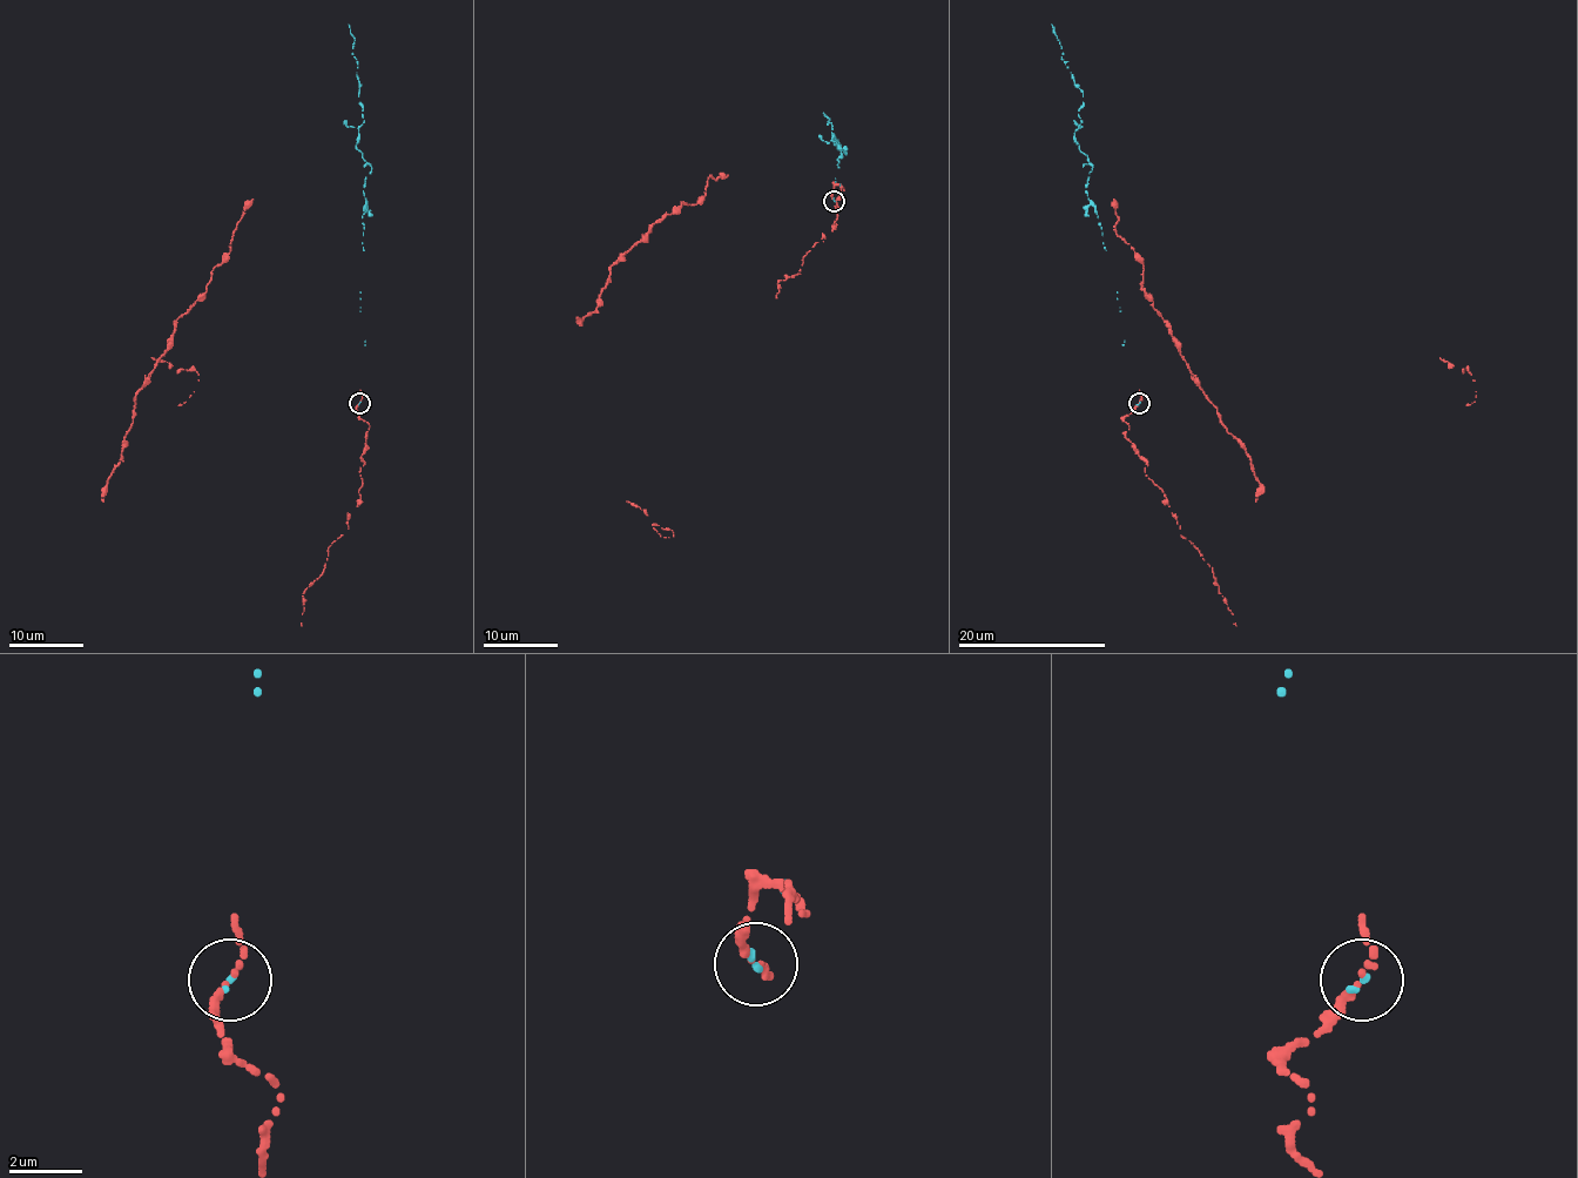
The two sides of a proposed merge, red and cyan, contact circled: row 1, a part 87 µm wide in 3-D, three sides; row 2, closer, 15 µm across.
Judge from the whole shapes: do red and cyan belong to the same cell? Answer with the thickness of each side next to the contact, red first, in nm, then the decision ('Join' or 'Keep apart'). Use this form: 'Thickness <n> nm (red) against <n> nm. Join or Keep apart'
Thickness 180 nm (red) against 130 nm. Join

